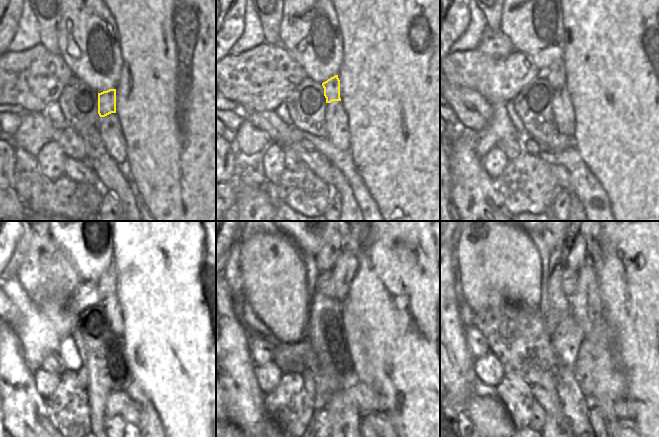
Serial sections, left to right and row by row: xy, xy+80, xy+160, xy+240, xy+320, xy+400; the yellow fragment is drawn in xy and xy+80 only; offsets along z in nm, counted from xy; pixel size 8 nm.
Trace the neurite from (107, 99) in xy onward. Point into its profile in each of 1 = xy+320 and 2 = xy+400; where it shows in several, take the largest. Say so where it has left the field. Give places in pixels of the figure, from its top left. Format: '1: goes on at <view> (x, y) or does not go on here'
1: goes on at xy+320 (328, 255)
2: goes on at xy+400 (551, 241)

